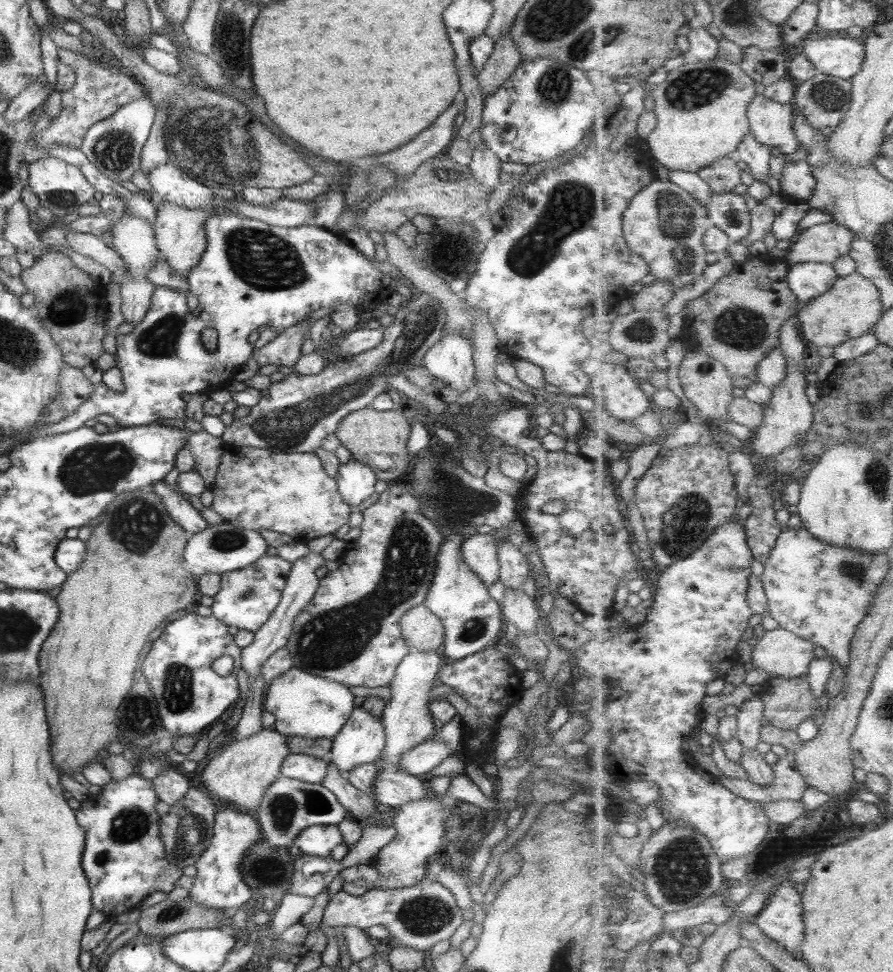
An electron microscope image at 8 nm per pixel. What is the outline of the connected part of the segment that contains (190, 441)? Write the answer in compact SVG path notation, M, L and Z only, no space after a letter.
M204 430L192 432L187 436L187 450L193 456L193 466L203 478L205 488L211 490L214 477L220 463L220 456L225 451L221 437L211 436Z

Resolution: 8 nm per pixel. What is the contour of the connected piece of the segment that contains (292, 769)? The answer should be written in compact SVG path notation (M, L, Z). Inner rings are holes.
M289 753L280 764L280 775L309 784L317 784L326 773L326 761L307 754Z

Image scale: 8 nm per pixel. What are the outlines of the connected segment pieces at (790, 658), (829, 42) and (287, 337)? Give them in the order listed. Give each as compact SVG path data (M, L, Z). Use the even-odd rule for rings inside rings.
M780 627L765 631L762 638L753 643L754 669L761 669L773 678L807 675L809 666L817 660L815 645Z
M813 34L811 40L802 45L803 53L821 73L851 80L860 72L866 59L863 41L844 34L819 38Z
M309 315L299 324L294 324L281 334L276 334L267 344L251 353L259 367L265 364L292 367L295 364L301 356L299 348L302 344L303 333L308 329Z

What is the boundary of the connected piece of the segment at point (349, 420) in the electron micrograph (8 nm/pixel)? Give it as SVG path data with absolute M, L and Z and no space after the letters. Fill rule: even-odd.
M368 406L344 416L337 423L334 434L339 444L349 451L350 460L368 466L375 473L376 480L387 482L404 478L412 463L406 451L409 431L409 415L402 409L377 412Z

